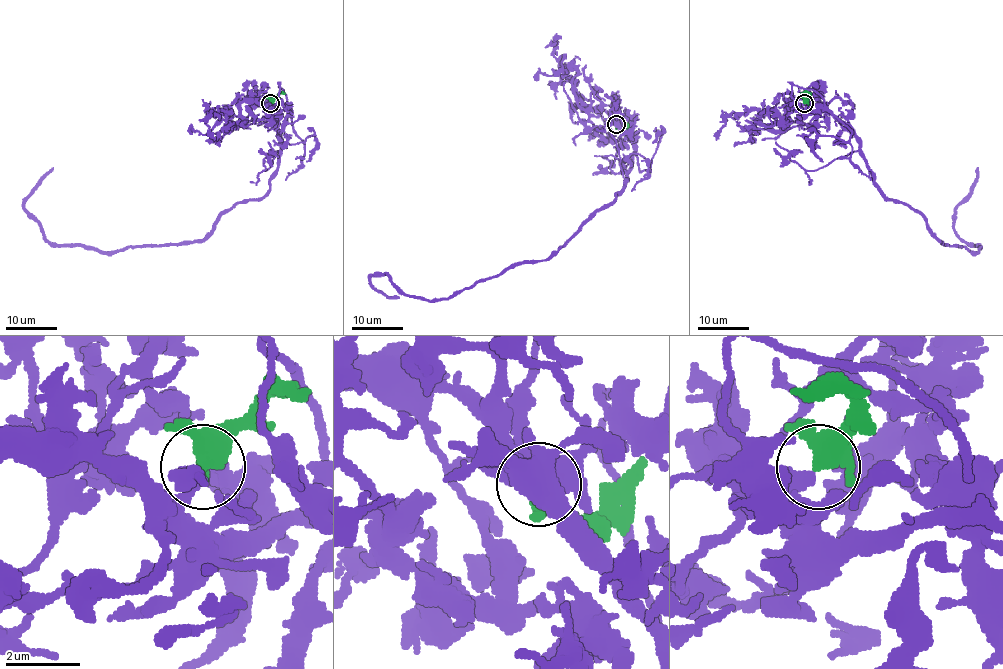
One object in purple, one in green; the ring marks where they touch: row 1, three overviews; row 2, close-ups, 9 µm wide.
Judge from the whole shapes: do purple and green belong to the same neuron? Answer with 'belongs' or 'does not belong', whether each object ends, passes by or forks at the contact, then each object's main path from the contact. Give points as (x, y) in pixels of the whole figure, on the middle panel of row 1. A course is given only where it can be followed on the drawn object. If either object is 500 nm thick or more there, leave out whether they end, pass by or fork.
belongs | purple passes by | green forks | purple via (616, 124), (634, 149), (624, 187), (548, 259), (446, 298), (370, 278), (399, 298) | green via (616, 124), (624, 127), (630, 120)

